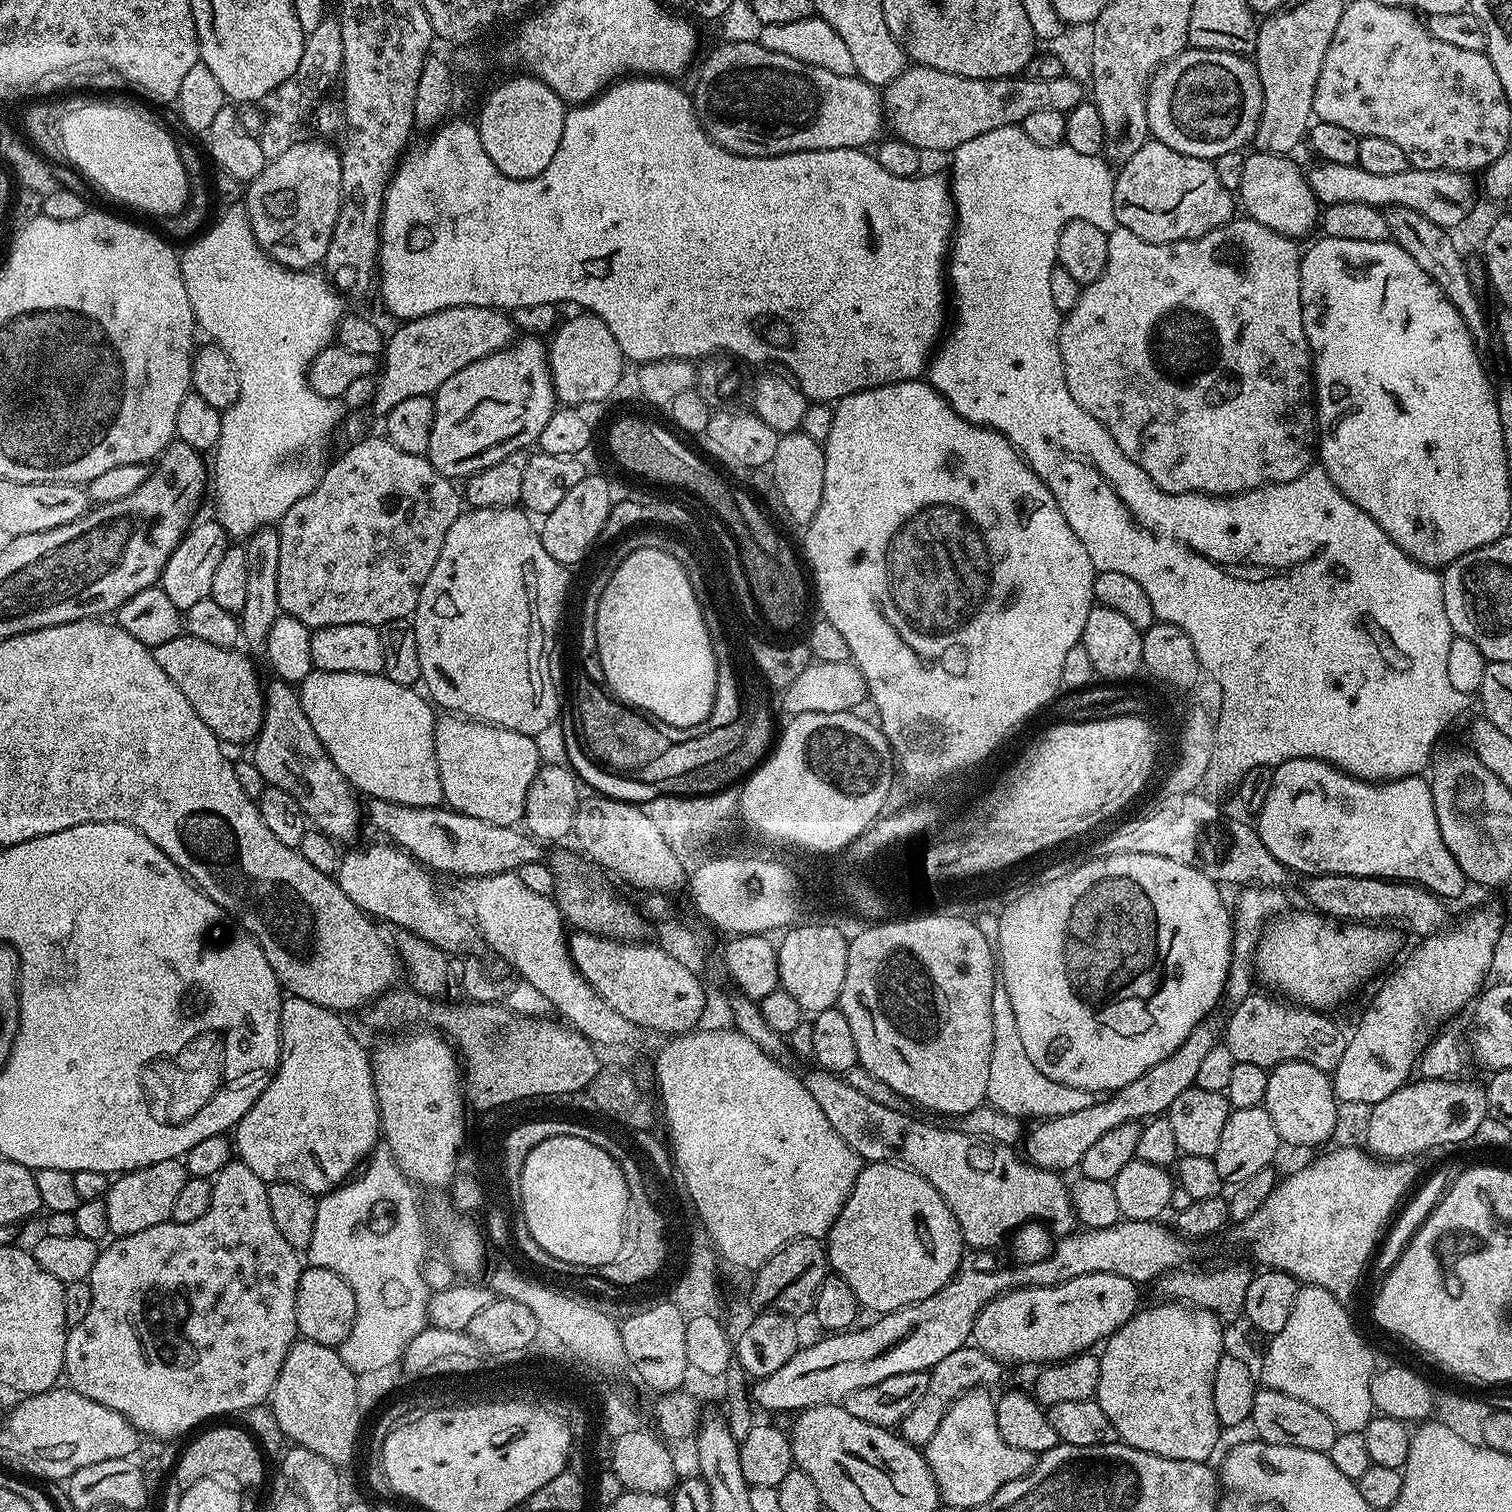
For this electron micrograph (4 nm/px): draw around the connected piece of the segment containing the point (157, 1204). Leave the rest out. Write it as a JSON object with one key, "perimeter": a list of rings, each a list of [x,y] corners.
{"perimeter":[[[180,1158],[159,1160],[145,1168],[135,1168],[133,1172],[117,1175],[109,1183],[108,1191],[103,1197],[109,1233],[119,1238],[171,1221],[174,1202],[188,1179],[188,1169]]]}

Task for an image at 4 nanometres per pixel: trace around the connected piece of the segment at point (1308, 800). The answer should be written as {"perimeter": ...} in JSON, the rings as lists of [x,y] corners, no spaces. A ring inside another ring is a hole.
{"perimeter":[[[1297,756],[1284,764],[1275,765],[1272,785],[1266,794],[1266,802],[1258,813],[1258,831],[1269,848],[1278,850],[1281,864],[1299,874],[1346,874],[1347,876],[1374,876],[1381,880],[1411,882],[1428,889],[1436,896],[1451,902],[1470,888],[1462,866],[1446,850],[1442,842],[1442,830],[1438,830],[1438,814],[1434,814],[1432,785],[1423,775],[1405,774],[1399,778],[1375,783],[1357,778],[1307,756]]]}

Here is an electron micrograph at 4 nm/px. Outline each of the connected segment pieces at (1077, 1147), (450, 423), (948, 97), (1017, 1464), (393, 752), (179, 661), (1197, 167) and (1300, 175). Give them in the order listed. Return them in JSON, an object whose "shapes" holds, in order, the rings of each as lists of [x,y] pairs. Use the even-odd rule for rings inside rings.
{"shapes":[[[[1205,1018],[1194,1026],[1194,1030],[1182,1042],[1182,1046],[1173,1056],[1160,1060],[1148,1071],[1142,1073],[1136,1080],[1132,1080],[1124,1088],[1111,1093],[1107,1098],[1097,1099],[1086,1110],[1074,1110],[1072,1114],[1062,1114],[1051,1118],[1044,1118],[1028,1136],[1028,1141],[1022,1148],[1023,1155],[1029,1164],[1036,1164],[1040,1168],[1053,1170],[1075,1169],[1079,1165],[1082,1154],[1108,1132],[1120,1129],[1122,1124],[1131,1120],[1143,1121],[1145,1118],[1156,1118],[1167,1113],[1168,1107],[1182,1094],[1182,1090],[1196,1084],[1198,1066],[1202,1058],[1216,1045],[1222,1036],[1222,1024],[1213,1018]]],[[[524,336],[518,340],[470,362],[458,370],[458,374],[442,381],[436,389],[432,401],[430,446],[426,455],[443,476],[467,478],[494,466],[494,462],[502,462],[502,458],[510,454],[527,449],[527,444],[535,445],[542,434],[542,426],[546,426],[556,411],[558,401],[552,386],[545,341],[540,341],[536,336]]],[[[916,64],[915,66],[905,67],[904,73],[897,80],[892,81],[883,89],[882,99],[884,101],[884,111],[886,113],[887,123],[893,128],[895,135],[906,141],[908,144],[914,145],[916,148],[928,152],[945,152],[951,153],[962,142],[970,142],[970,138],[978,138],[978,134],[984,134],[986,130],[994,130],[998,126],[1006,126],[1007,124],[1023,125],[1026,114],[1034,114],[1034,110],[1058,110],[1067,113],[1074,106],[1085,103],[1086,88],[1079,84],[1076,80],[1071,80],[1071,75],[1065,74],[1058,78],[1050,78],[1049,80],[1029,80],[1027,78],[1005,78],[1003,80],[975,80],[969,76],[959,76],[958,74],[950,74],[943,72],[937,68],[928,68],[925,64]]],[[[983,1387],[972,1388],[944,1412],[938,1430],[923,1445],[922,1451],[932,1477],[940,1487],[945,1505],[971,1510],[985,1504],[1003,1484],[1025,1476],[1036,1466],[1037,1457],[1026,1450],[1010,1446],[998,1434],[998,1418],[993,1397],[987,1396]]],[[[327,670],[308,672],[298,685],[300,705],[306,718],[310,718],[310,726],[314,726],[314,734],[318,734],[318,742],[322,742],[334,766],[338,766],[357,793],[419,808],[435,808],[445,799],[434,750],[437,719],[432,716],[433,705],[416,691],[415,687],[394,682],[383,674]]],[[[181,634],[170,638],[170,642],[162,642],[152,653],[158,666],[170,674],[170,682],[186,694],[186,702],[194,706],[198,718],[210,726],[221,742],[229,740],[232,744],[240,744],[243,740],[251,741],[259,733],[264,721],[264,688],[255,666],[240,650]]],[[[1149,139],[1133,156],[1123,161],[1121,168],[1124,169],[1115,173],[1112,186],[1116,223],[1119,227],[1128,228],[1138,234],[1138,238],[1155,244],[1171,244],[1174,240],[1197,240],[1199,236],[1205,236],[1233,219],[1233,193],[1228,192],[1226,186],[1222,186],[1222,182],[1218,180],[1213,161],[1178,154],[1178,150],[1170,150],[1170,146]]],[[[1253,151],[1251,154],[1245,155],[1244,165],[1242,166],[1242,186],[1238,193],[1238,200],[1244,203],[1244,208],[1251,219],[1258,221],[1262,226],[1266,226],[1270,230],[1280,232],[1283,236],[1291,236],[1293,238],[1301,238],[1313,227],[1318,224],[1318,201],[1316,196],[1310,190],[1308,178],[1305,169],[1299,168],[1295,164],[1291,155],[1280,155],[1278,153],[1266,151]]]]}

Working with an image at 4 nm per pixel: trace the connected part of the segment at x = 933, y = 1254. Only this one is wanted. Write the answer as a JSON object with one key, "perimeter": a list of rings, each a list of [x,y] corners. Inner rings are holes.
{"perimeter":[[[868,1162],[861,1167],[858,1178],[854,1182],[854,1186],[850,1190],[838,1218],[832,1223],[832,1229],[828,1231],[826,1251],[831,1271],[835,1275],[841,1276],[846,1284],[850,1286],[850,1290],[854,1290],[857,1305],[861,1309],[869,1308],[870,1311],[876,1312],[872,1314],[883,1314],[905,1308],[907,1304],[917,1304],[920,1300],[930,1298],[930,1294],[942,1290],[942,1286],[946,1286],[948,1281],[961,1271],[960,1259],[963,1258],[964,1252],[966,1253],[966,1245],[950,1206],[946,1206],[942,1194],[938,1194],[938,1190],[934,1190],[934,1186],[930,1186],[930,1182],[926,1182],[926,1178],[922,1178],[918,1173],[913,1172],[911,1168],[906,1168],[904,1165],[895,1162]]]}

